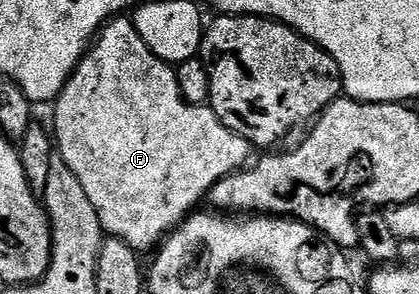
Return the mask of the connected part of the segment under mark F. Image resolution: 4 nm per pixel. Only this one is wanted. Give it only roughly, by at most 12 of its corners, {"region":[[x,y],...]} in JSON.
{"region":[[133,18],[64,85],[57,154],[107,236],[153,252],[251,143]]}

